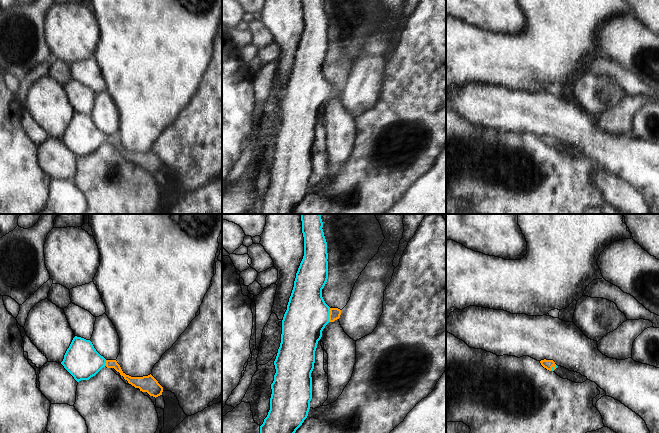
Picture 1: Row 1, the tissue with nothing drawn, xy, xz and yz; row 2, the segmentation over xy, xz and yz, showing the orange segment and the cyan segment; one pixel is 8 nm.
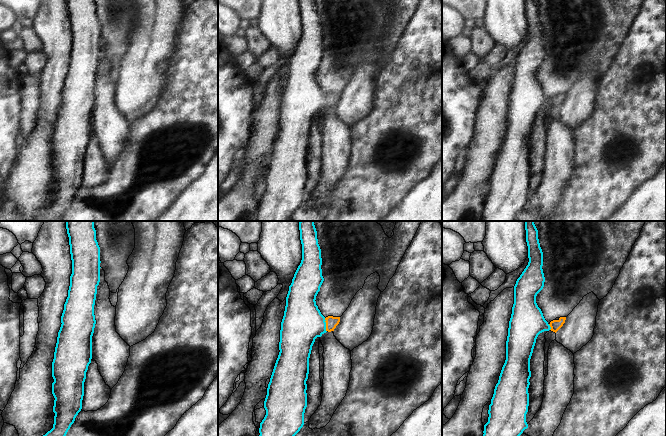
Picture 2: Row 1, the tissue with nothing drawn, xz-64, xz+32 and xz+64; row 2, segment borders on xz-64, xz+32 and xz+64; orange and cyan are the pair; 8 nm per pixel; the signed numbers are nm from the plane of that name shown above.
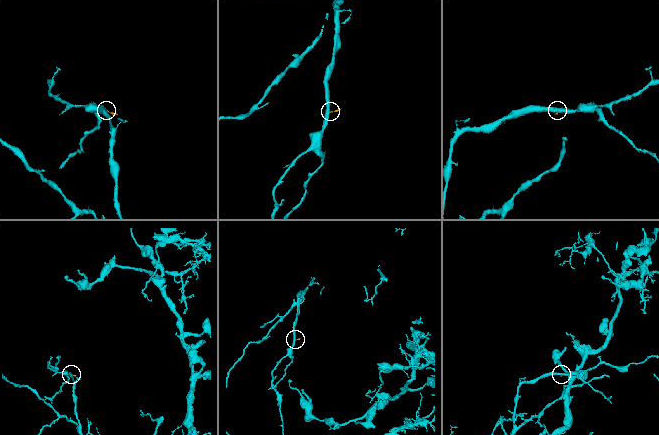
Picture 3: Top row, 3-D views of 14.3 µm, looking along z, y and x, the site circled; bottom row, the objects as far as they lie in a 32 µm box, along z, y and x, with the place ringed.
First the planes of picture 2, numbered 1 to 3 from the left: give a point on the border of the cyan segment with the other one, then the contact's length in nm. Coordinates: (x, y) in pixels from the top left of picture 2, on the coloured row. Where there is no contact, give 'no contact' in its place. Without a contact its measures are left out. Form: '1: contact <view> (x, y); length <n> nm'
1: no contact
2: contact xz+32 (326, 325); length 110 nm
3: contact xz+64 (550, 326); length 50 nm

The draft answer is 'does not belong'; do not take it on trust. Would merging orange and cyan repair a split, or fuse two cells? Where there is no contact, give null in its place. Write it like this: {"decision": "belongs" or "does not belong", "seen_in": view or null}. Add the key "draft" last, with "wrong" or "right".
{"decision": "belongs", "seen_in": "xz", "draft": "wrong"}

